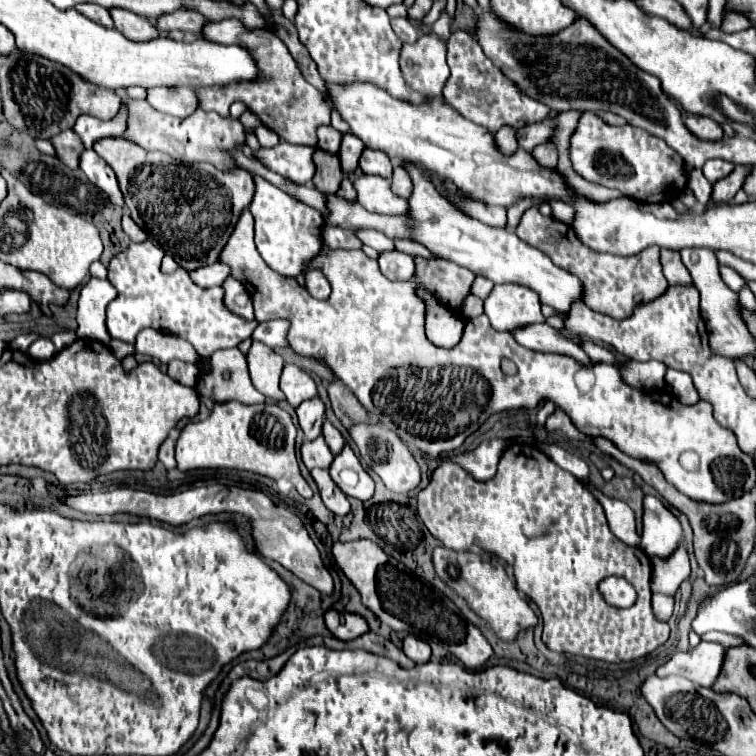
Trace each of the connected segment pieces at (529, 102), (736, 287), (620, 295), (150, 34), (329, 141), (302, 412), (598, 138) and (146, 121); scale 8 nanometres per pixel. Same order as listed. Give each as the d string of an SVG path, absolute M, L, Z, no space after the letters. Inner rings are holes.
M462 29L454 31L448 39L448 67L450 77L442 91L444 101L462 117L486 127L490 133L496 133L502 125L520 129L522 125L544 121L550 113L546 105L524 95L500 69L496 69L496 65L484 55L478 41Z
M720 267L720 275L722 275L724 283L726 283L734 293L740 293L740 289L746 285L746 279L744 279L740 273L736 273L734 269L730 269L730 267Z
M530 207L524 211L516 235L526 241L528 245L540 249L546 253L554 265L566 269L568 273L574 273L584 283L584 303L594 309L596 313L608 315L612 319L626 319L634 313L636 307L658 299L666 293L666 277L660 267L658 259L658 247L646 247L636 255L620 257L610 253L596 253L582 245L578 237L574 235L572 227L554 219L554 217L542 217L538 213L538 207Z
M110 9L110 15L114 19L114 27L132 41L152 41L160 35L160 31L152 25L150 19L140 17L136 13L130 13L126 9Z
M320 127L318 129L318 149L326 151L326 153L338 153L338 145L340 145L342 133L338 133L334 127Z
M320 397L308 399L296 407L298 415L298 425L304 431L304 437L308 441L316 439L322 433L322 423L324 423L324 403Z
M594 111L580 115L570 137L570 161L582 179L608 189L618 189L622 195L644 203L670 201L680 195L686 185L682 175L682 157L678 157L678 153L674 153L674 149L670 149L662 139L632 125L608 125Z
M126 99L126 105L128 105L128 113L130 113L126 137L130 141L142 145L144 149L162 151L178 161L184 161L184 163L206 161L206 163L212 163L222 173L228 173L232 167L236 167L232 153L240 151L240 147L246 143L246 131L238 119L220 117L214 111L206 113L200 109L196 109L186 119L178 119L178 117L170 117L166 113L158 113L146 101Z

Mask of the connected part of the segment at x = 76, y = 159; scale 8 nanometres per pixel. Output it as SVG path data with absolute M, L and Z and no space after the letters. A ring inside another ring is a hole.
M68 129L68 131L62 131L58 133L56 137L52 137L52 145L56 147L58 151L58 159L70 167L70 169L78 169L80 165L80 153L84 151L84 145L80 141L80 137Z

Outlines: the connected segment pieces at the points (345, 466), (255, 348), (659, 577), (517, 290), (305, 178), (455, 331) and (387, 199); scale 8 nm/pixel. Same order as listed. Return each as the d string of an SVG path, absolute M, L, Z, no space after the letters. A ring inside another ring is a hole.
M344 445L344 449L334 457L330 465L330 477L348 497L366 501L374 493L374 481L364 471L350 445Z
M252 341L252 347L246 355L248 359L248 369L252 377L252 385L268 399L282 401L284 393L278 387L280 371L284 367L284 361L278 353L274 353L268 345L260 341Z
M680 543L678 549L666 557L652 557L652 591L654 593L664 593L664 595L674 595L676 589L680 587L682 581L690 577L690 563L688 563L688 553L684 545Z
M494 285L484 301L484 313L496 331L514 331L544 323L538 295L522 285Z
M286 141L278 143L272 149L260 149L258 159L272 171L290 179L296 185L304 185L314 177L314 147L290 145Z
M418 287L418 297L426 303L426 335L428 339L438 347L452 347L460 341L464 319L462 315L454 313L446 305L438 303L438 299L426 291L424 287Z
M360 175L354 181L354 189L358 191L358 203L372 213L408 215L410 211L408 201L392 193L388 179L374 175Z

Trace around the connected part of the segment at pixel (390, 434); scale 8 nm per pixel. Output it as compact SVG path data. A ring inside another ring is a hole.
M352 423L348 433L360 451L362 465L372 469L382 479L386 489L390 489L394 493L408 493L414 487L418 487L420 467L418 467L414 455L410 453L408 445L394 431L382 427L380 423Z

